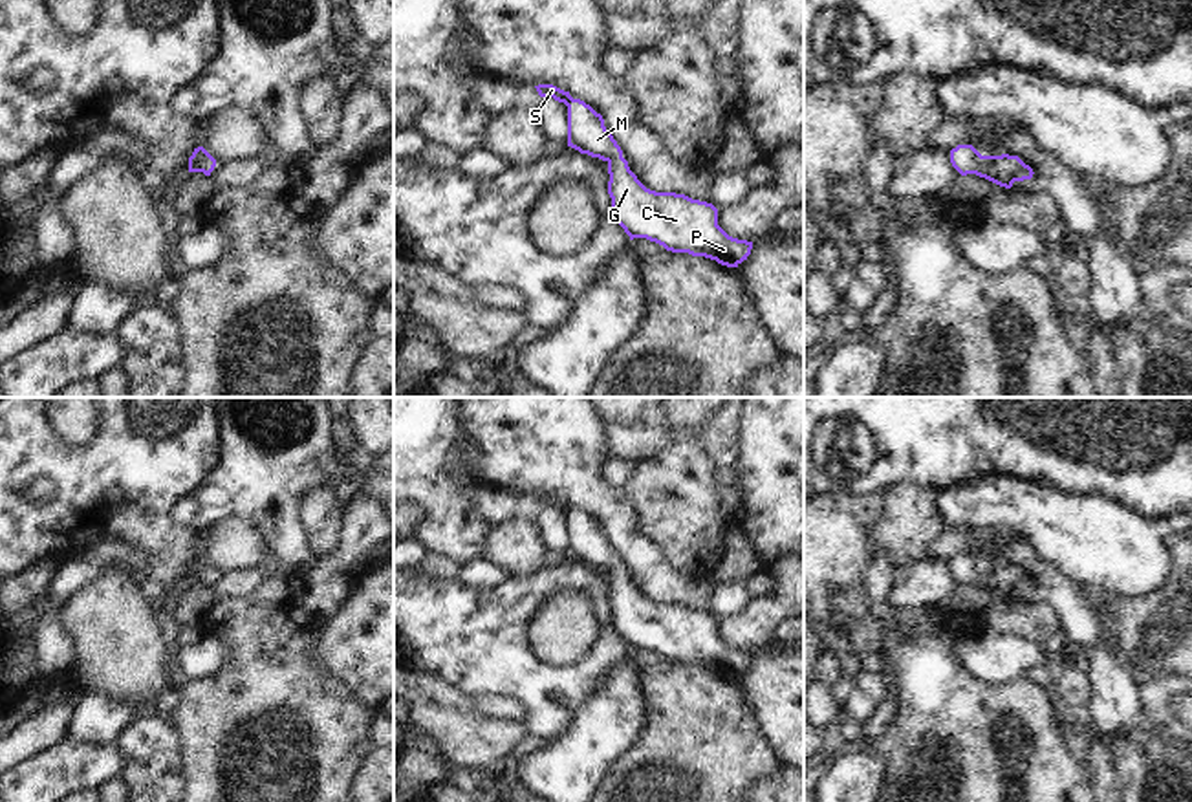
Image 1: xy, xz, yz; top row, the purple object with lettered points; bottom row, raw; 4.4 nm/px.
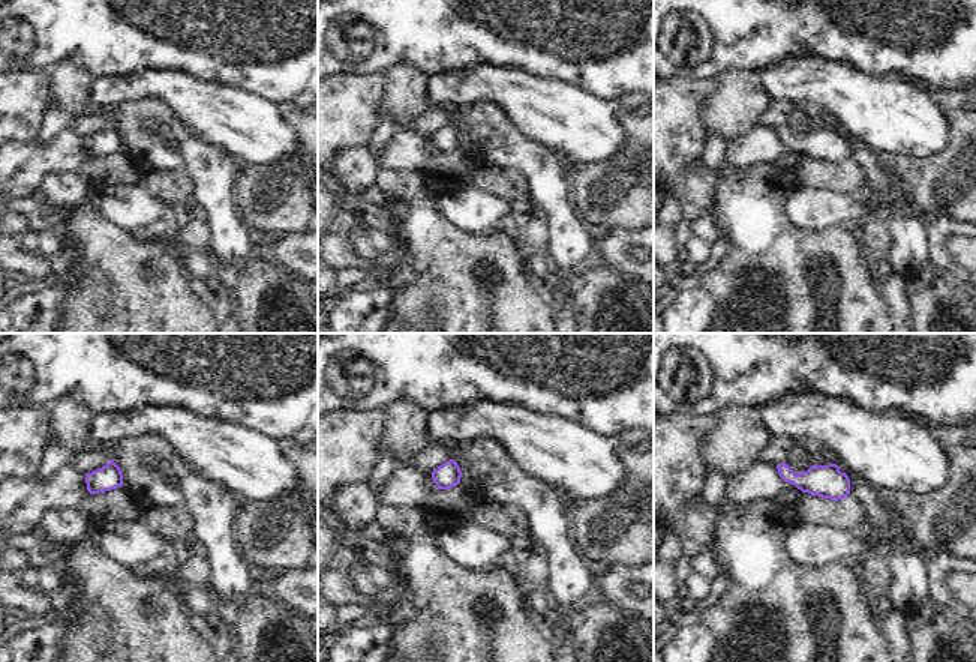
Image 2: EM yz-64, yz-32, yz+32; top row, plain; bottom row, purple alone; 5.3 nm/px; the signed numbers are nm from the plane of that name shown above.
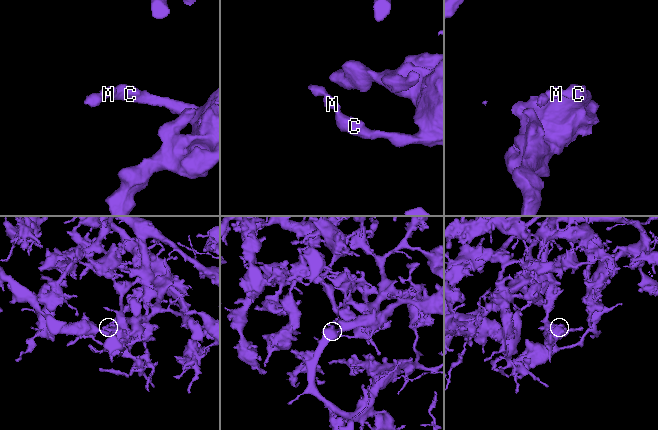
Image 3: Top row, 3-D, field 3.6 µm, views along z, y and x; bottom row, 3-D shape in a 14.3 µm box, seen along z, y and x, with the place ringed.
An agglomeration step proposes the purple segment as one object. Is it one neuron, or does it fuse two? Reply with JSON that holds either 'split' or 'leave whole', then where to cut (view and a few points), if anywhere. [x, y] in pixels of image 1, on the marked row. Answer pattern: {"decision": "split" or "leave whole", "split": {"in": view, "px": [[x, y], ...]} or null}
{"decision": "leave whole", "split": null}

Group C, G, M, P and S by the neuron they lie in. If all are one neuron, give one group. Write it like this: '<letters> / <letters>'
C G M P S

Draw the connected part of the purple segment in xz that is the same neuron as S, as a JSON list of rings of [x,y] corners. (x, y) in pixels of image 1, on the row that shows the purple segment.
[[[553,84],[535,88],[540,97],[553,97],[568,106],[568,146],[608,163],[612,211],[630,240],[646,238],[666,251],[705,256],[727,267],[747,260],[753,242],[729,236],[718,225],[712,203],[646,189],[630,170],[601,114]]]

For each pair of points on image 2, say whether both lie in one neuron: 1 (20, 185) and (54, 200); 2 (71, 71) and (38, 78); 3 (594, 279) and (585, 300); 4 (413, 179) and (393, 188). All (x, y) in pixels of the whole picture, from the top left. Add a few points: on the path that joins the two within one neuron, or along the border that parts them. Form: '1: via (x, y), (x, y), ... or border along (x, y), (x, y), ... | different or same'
1: border along (72, 173), (47, 173), (39, 189) | different
2: border along (48, 71), (51, 78), (50, 102) | different
3: via (594, 284), (594, 291), (589, 296) | same
4: via (408, 183), (398, 185) | same

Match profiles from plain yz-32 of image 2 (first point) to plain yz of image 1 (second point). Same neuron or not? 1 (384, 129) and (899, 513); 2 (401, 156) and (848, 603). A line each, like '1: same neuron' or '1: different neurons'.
1: different neurons
2: same neuron

